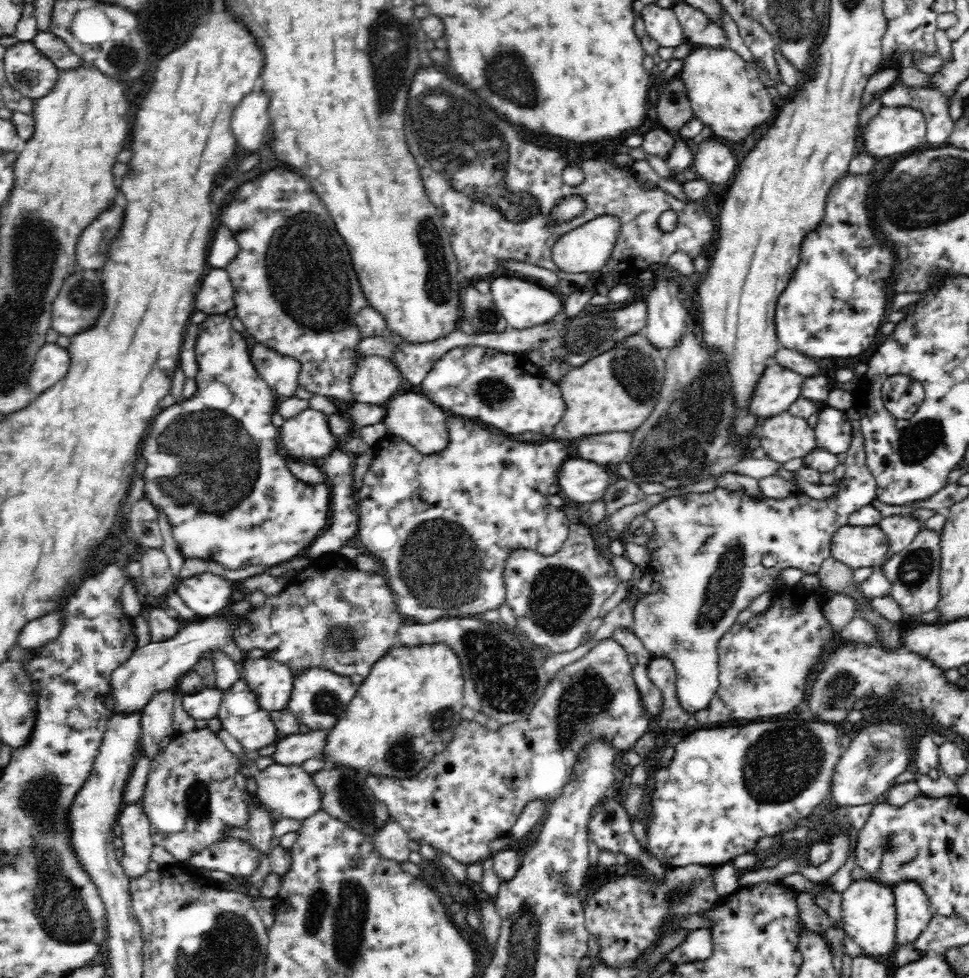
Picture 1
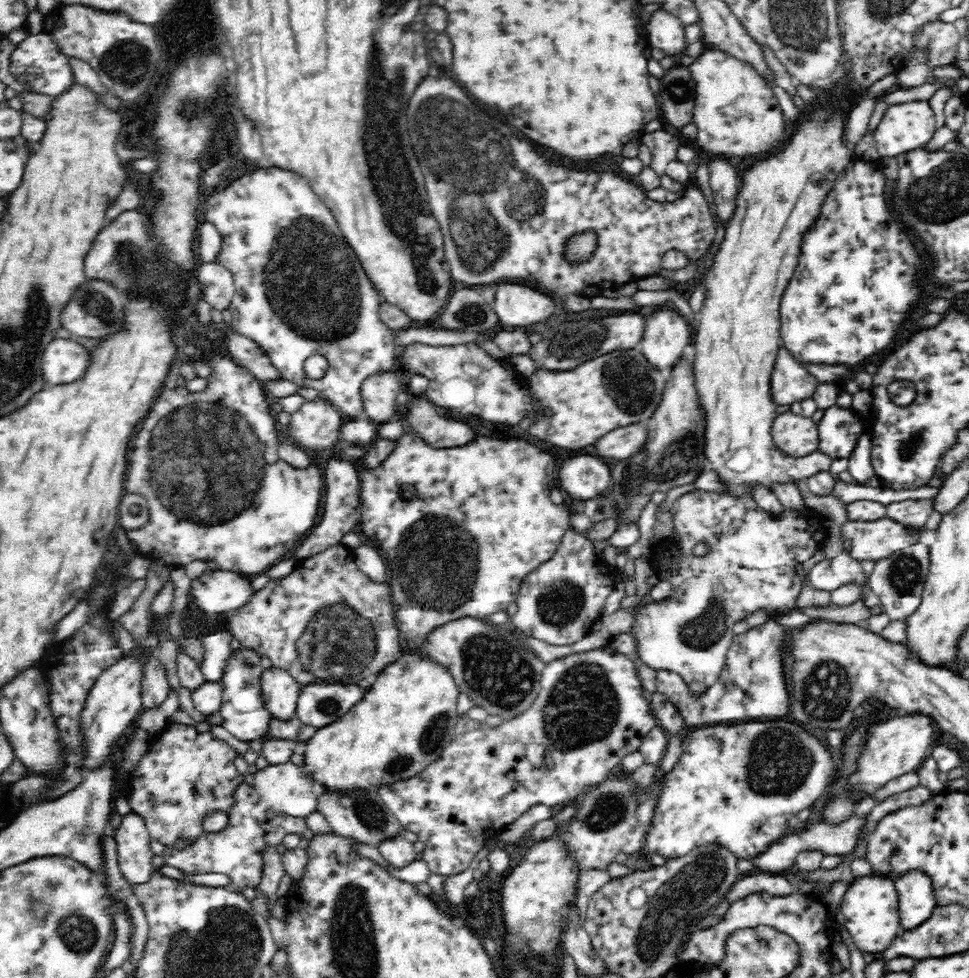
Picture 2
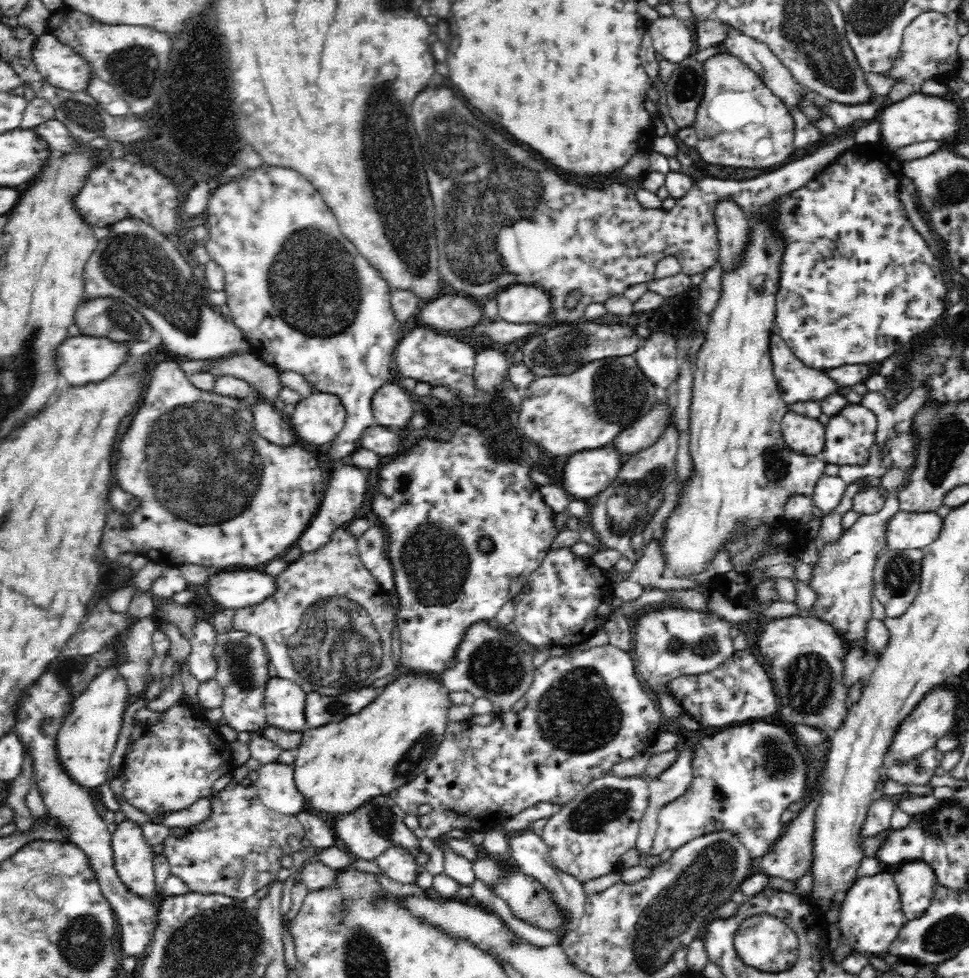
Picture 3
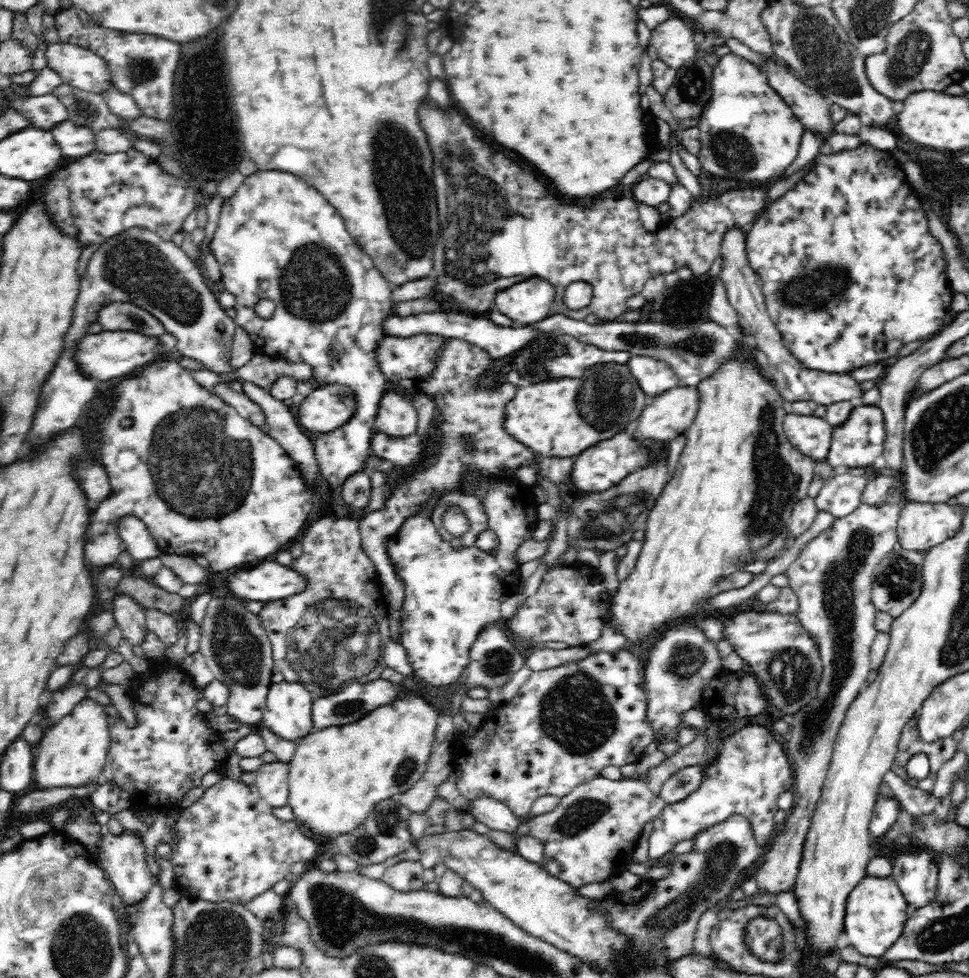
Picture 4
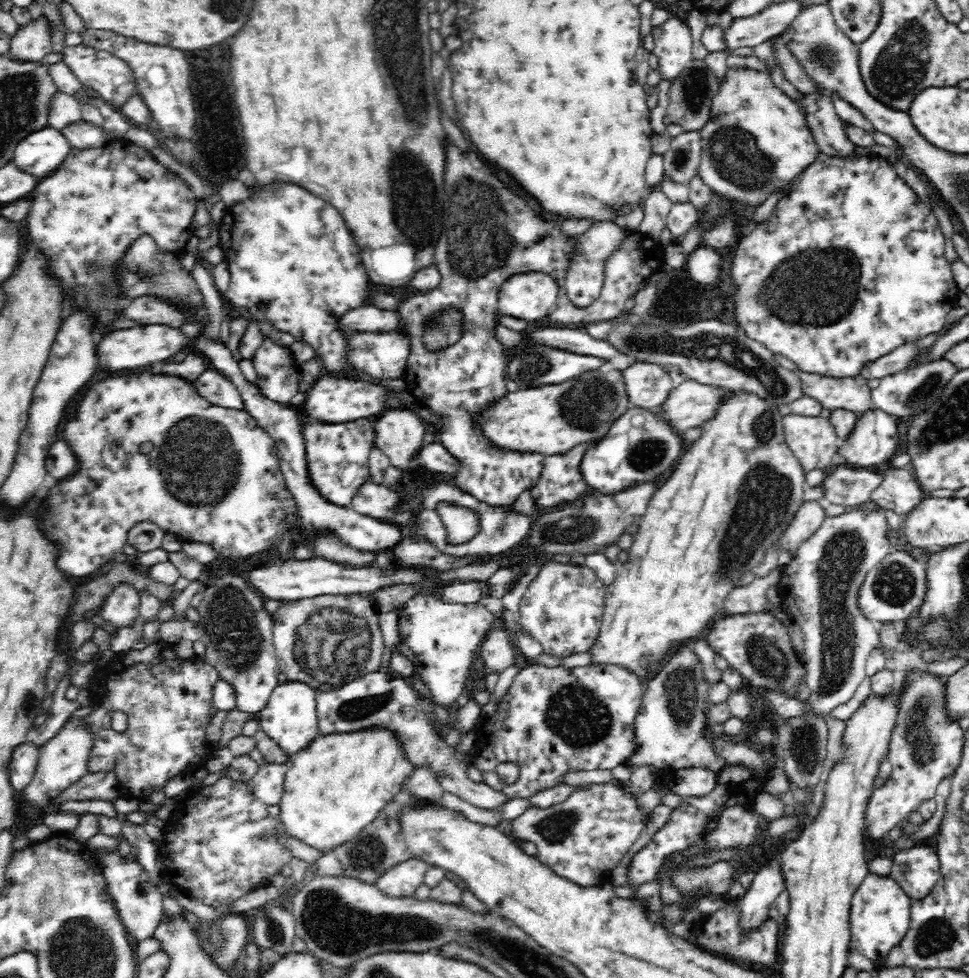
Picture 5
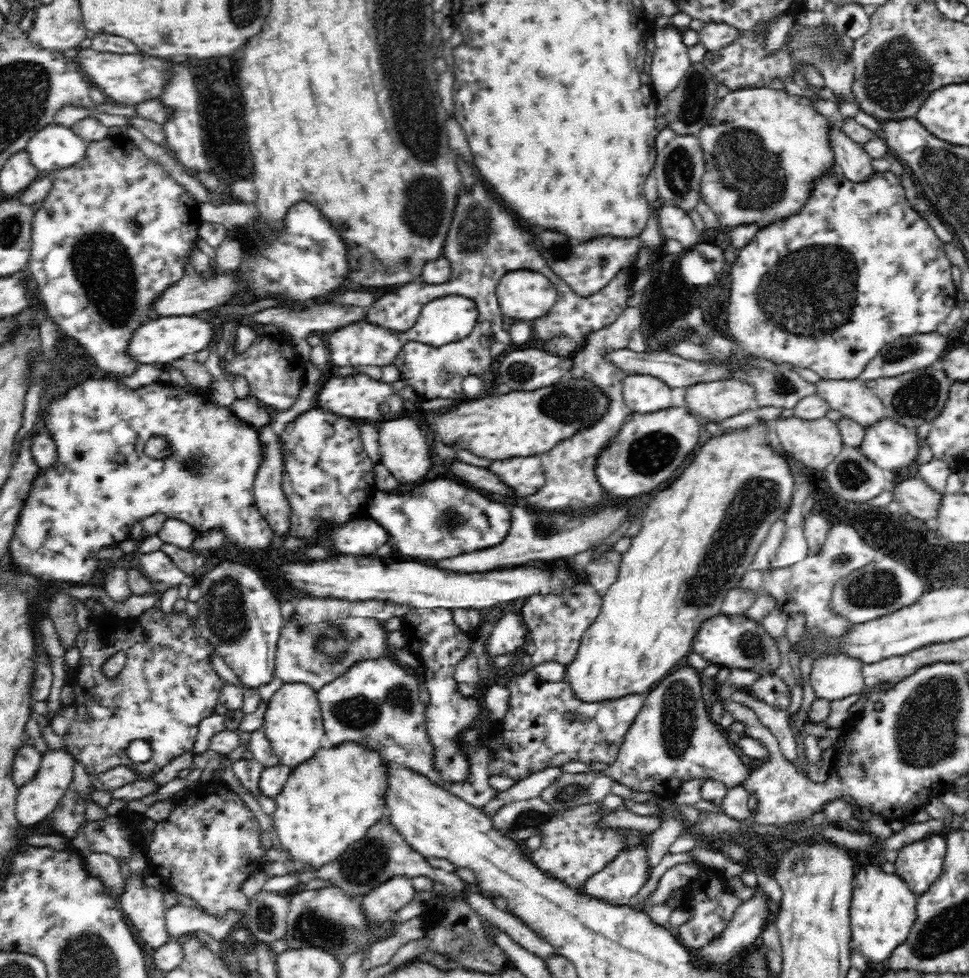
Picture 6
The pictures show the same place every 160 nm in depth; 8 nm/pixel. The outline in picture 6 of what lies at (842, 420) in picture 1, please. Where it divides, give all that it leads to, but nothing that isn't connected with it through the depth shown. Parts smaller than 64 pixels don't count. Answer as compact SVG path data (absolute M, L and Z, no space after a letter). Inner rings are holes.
M886 417L880 424L866 429L864 442L860 444L860 451L873 460L880 468L889 475L899 470L906 473L906 470L916 462L920 452L920 438L915 430L909 429L906 425Z

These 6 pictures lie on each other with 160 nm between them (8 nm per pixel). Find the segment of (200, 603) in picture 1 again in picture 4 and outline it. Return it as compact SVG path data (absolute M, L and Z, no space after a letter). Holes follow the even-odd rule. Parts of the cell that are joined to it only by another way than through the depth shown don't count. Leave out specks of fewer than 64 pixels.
M268 558L258 568L229 576L227 586L238 597L272 603L304 592L308 577L290 565L282 566L275 558Z

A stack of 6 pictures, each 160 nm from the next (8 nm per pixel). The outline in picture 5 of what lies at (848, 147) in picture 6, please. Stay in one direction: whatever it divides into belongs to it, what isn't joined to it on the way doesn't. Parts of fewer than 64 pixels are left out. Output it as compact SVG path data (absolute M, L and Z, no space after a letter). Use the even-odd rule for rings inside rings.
M806 94L798 100L806 113L812 135L820 152L850 160L858 156L856 145L844 130L831 98L825 94Z

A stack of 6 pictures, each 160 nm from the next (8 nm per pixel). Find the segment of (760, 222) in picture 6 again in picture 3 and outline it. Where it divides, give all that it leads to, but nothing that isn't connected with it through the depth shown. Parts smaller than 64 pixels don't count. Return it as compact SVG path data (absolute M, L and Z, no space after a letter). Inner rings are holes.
M718 53L705 64L704 98L698 105L693 127L698 133L695 146L709 166L774 171L786 165L794 154L793 113L764 83L750 65L732 53Z

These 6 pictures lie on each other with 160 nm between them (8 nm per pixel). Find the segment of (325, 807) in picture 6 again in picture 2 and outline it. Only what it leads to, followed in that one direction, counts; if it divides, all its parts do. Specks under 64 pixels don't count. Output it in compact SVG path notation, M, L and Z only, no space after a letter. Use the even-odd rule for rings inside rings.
M402 653L394 664L378 676L375 686L367 691L357 707L350 708L346 715L333 724L316 729L308 739L303 740L306 745L303 770L307 778L323 791L346 795L358 790L378 791L386 784L416 776L427 764L440 758L442 750L452 739L460 716L457 712L460 693L444 667L423 654Z

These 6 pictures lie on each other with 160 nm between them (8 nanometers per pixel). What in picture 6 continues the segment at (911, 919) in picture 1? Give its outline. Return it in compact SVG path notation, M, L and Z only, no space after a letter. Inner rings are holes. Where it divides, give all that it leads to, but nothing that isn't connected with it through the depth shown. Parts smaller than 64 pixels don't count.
M939 833L899 849L895 873L912 891L922 894L940 876L948 852L948 841Z

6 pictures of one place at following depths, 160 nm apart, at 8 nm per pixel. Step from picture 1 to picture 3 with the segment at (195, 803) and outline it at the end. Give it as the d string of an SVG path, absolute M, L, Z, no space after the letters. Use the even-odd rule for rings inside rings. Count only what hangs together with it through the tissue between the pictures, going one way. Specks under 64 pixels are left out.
M183 699L174 702L160 714L160 720L154 726L146 725L142 736L130 742L124 754L121 773L123 797L132 806L149 813L150 821L157 824L162 823L168 814L187 809L202 797L210 798L213 782L234 768L231 744L224 741L216 728L208 728L204 720L198 720L191 707Z

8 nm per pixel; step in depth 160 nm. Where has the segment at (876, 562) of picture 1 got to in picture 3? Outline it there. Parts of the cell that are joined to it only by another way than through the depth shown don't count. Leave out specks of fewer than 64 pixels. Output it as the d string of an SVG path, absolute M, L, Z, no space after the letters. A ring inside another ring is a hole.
M898 511L888 522L888 549L908 551L924 550L929 544L936 542L942 530L944 518L936 511L916 512Z

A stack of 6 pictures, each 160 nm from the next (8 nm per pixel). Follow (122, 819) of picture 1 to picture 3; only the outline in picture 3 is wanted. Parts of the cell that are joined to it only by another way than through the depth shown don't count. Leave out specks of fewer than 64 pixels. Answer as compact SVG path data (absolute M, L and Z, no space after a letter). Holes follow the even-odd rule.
M126 820L117 826L111 834L111 847L118 878L128 891L151 898L156 890L151 845L135 822Z

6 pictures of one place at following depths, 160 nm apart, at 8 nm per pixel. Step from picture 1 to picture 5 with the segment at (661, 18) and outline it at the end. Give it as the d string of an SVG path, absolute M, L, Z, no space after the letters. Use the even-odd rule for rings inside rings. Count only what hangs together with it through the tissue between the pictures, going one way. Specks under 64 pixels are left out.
M672 16L662 26L653 27L651 34L655 42L653 53L657 56L657 71L660 72L661 80L671 83L681 75L686 65L693 59L690 28L685 20Z

